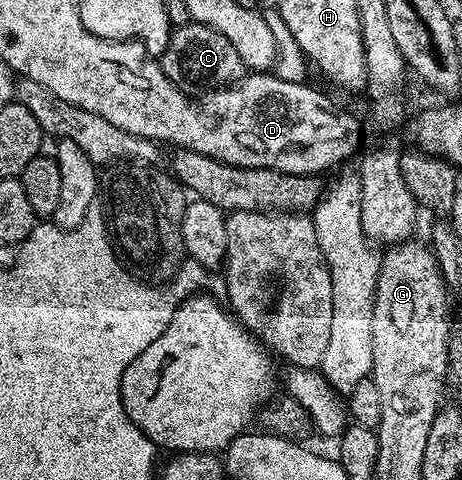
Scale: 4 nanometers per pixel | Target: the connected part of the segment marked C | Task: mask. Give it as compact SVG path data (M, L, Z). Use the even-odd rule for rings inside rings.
M193 20L171 29L168 44L160 55L160 65L168 80L172 80L175 86L179 86L188 95L198 92L194 91L198 89L209 92L224 86L233 86L241 82L248 73L244 60L240 60L240 55L236 48L232 48L228 36L220 36L220 32Z

